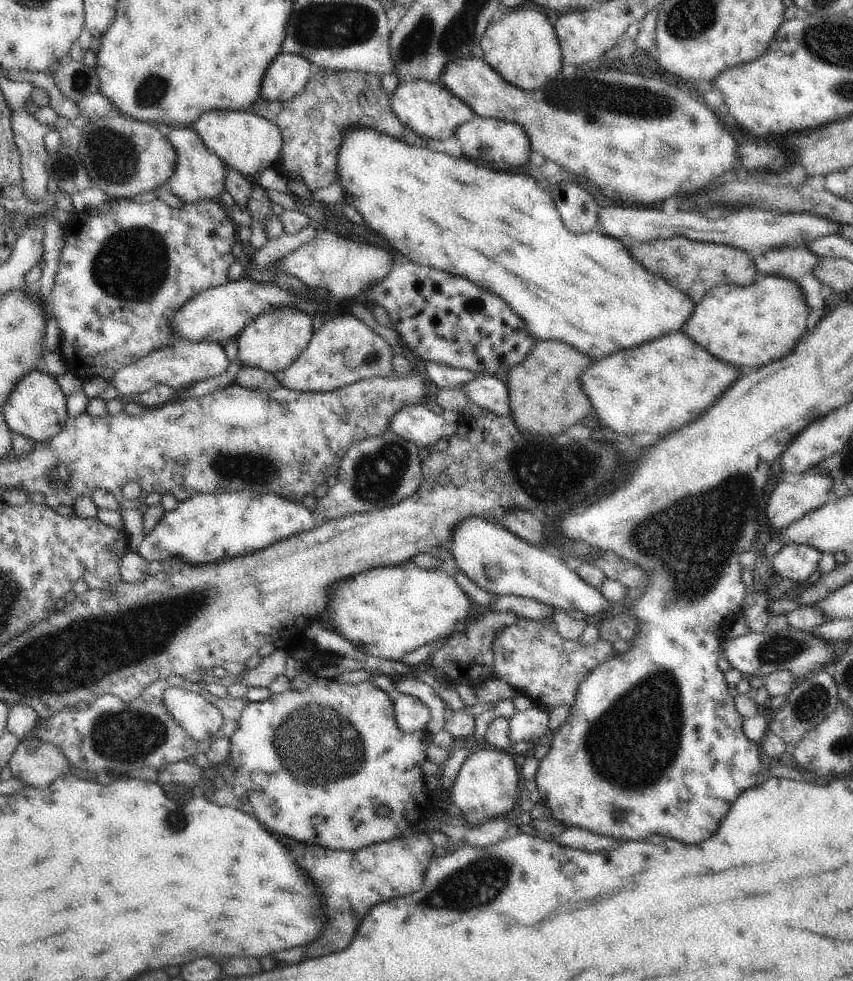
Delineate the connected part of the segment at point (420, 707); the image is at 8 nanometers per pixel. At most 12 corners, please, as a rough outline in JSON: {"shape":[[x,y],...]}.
{"shape":[[393,695],[395,719],[405,733],[426,730],[430,709],[415,696]]}

